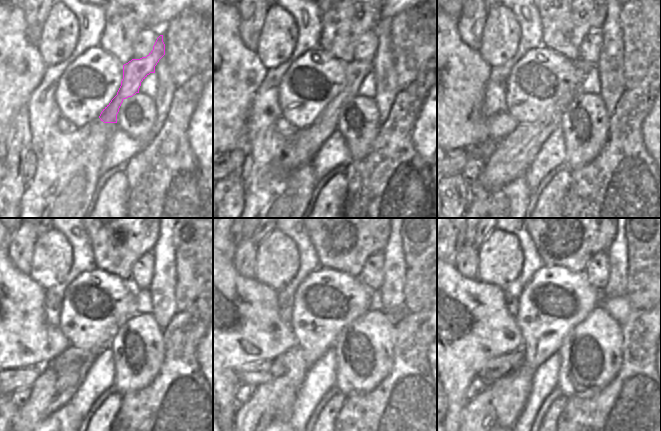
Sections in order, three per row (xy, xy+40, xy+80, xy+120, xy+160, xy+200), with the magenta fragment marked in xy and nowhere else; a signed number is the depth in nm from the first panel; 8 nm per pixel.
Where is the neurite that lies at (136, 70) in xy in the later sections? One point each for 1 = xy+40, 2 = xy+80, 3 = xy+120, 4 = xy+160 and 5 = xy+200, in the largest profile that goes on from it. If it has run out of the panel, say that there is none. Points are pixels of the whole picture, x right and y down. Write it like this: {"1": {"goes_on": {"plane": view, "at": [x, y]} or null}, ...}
{"1": {"goes_on": {"plane": "xy+40", "at": [300, 147]}}, "2": {"goes_on": {"plane": "xy+80", "at": [513, 154]}}, "3": {"goes_on": {"plane": "xy+120", "at": [55, 387]}}, "4": {"goes_on": {"plane": "xy+160", "at": [290, 368]}}, "5": {"goes_on": {"plane": "xy+200", "at": [478, 418]}}}

